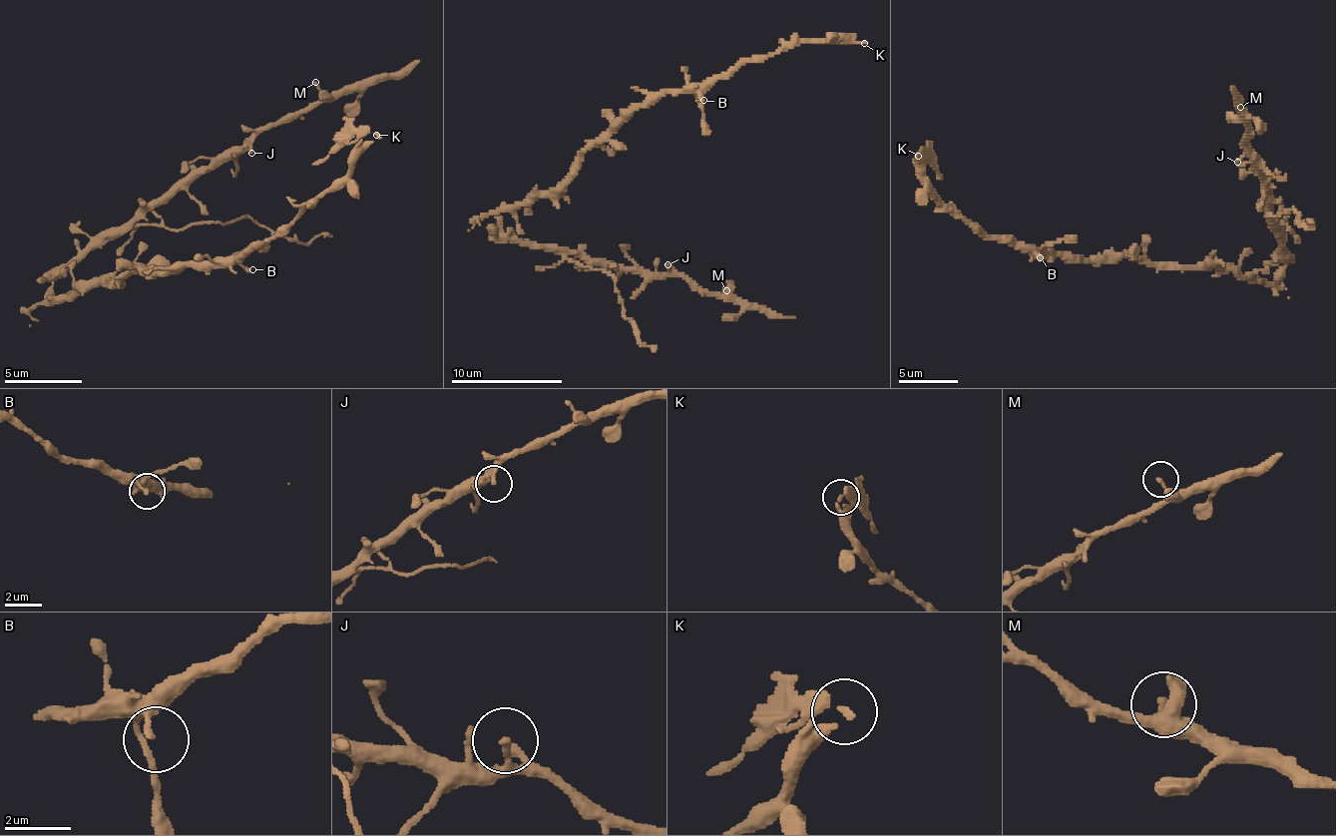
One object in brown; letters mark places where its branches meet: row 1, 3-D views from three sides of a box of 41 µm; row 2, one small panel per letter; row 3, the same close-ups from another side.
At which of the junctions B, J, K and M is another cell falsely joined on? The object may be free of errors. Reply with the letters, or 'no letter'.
K

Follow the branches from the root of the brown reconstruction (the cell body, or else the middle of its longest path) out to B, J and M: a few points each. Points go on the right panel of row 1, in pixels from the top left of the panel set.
B: (1221, 266), (1155, 266), (1127, 256), (1065, 258), (1037, 254), (1040, 257)
J: (1221, 266), (1274, 282), (1285, 264), (1267, 221), (1270, 206), (1257, 169), (1249, 157), (1237, 162)
M: (1221, 266), (1274, 282), (1285, 264), (1267, 221), (1264, 185), (1243, 147), (1247, 129), (1240, 107)

